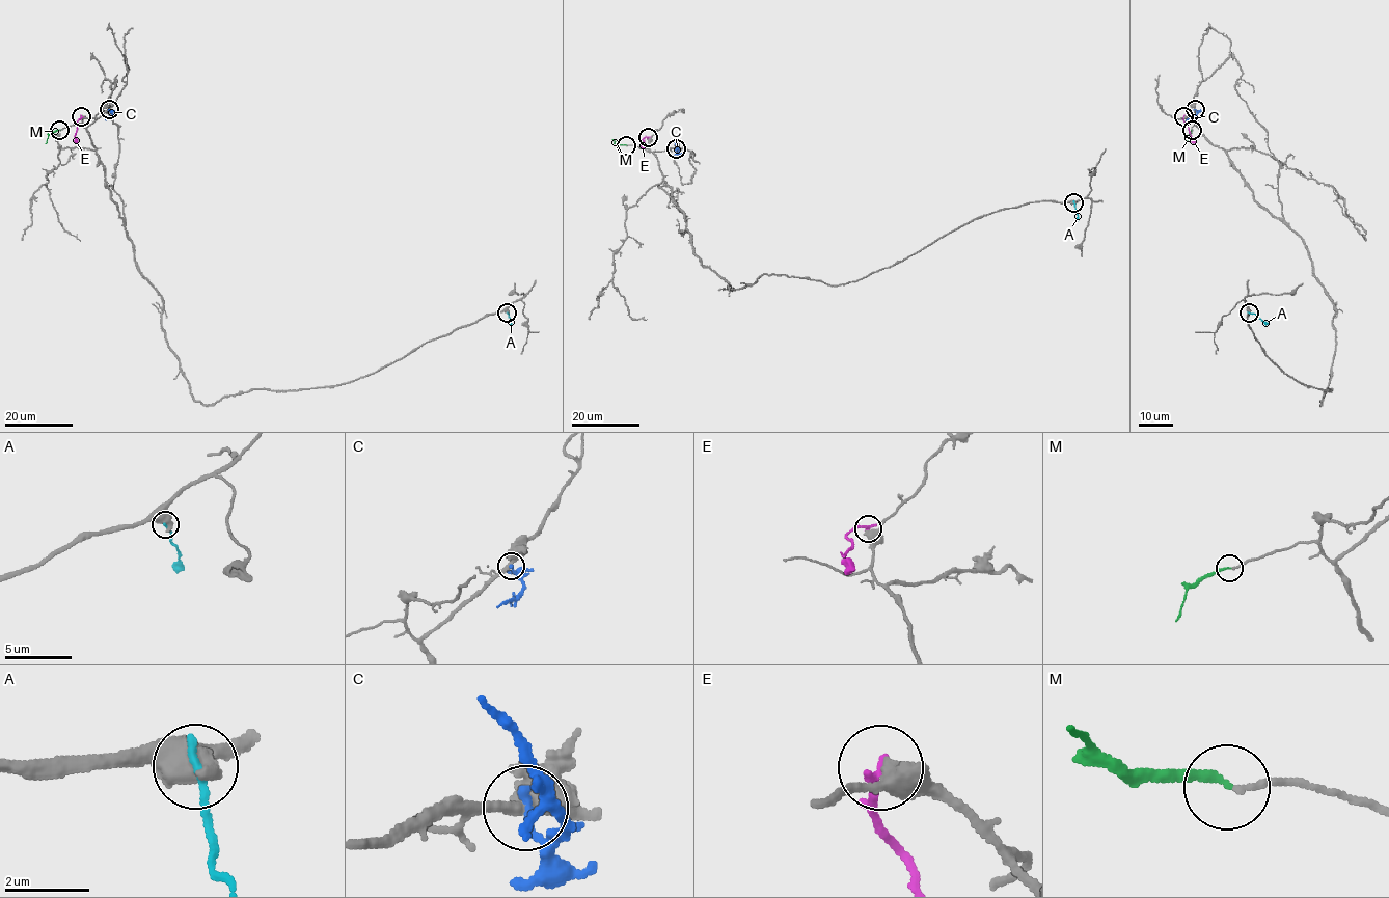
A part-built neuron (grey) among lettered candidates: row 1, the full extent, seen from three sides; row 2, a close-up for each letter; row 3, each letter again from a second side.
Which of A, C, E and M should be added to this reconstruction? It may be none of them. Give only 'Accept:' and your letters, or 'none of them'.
Accept: M

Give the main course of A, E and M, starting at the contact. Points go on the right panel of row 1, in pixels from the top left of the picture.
A: (1249, 313), (1269, 323)
E: (1183, 116), (1195, 143)
M: (1192, 130), (1186, 143)

